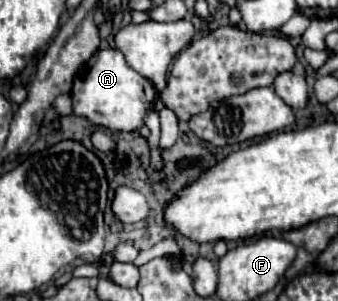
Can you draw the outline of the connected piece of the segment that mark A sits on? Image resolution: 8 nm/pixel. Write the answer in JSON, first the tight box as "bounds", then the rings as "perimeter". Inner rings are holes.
{"bounds":[73,49,157,131],"perimeter":[[[99,49],[89,63],[85,63],[73,83],[73,113],[87,117],[93,125],[111,131],[137,131],[145,125],[143,117],[153,111],[157,91],[149,79],[131,69],[119,49]]]}

